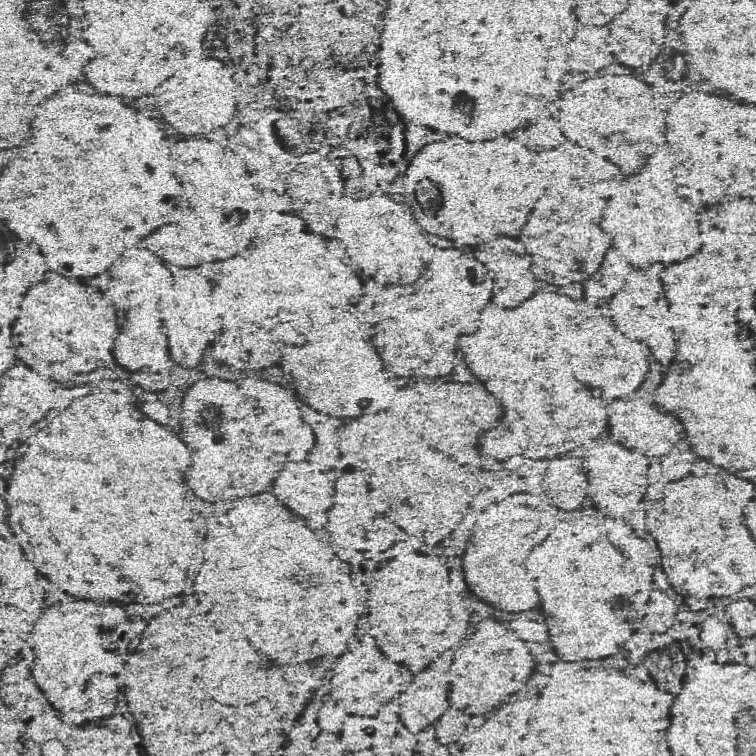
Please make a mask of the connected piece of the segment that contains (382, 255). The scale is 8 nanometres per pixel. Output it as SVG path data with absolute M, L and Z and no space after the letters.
M375 195L367 199L353 199L343 209L337 223L337 237L341 239L345 251L363 269L363 273L379 285L415 281L421 275L421 269L429 265L429 245L423 239L415 239L411 233L417 233L419 237L419 229L413 229L407 209L397 199Z

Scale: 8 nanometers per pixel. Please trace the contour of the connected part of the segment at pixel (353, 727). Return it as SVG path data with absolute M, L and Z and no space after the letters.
M345 717L343 731L341 731L339 739L347 751L369 749L369 745L373 743L371 719L367 719L367 717Z

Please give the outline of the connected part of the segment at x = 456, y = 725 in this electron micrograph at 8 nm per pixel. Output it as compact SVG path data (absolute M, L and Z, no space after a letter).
M451 707L451 709L441 717L441 721L439 721L435 727L437 727L437 731L439 731L439 743L445 745L445 747L449 747L449 745L453 745L453 743L465 733L465 729L467 729L467 725L465 725L465 713L461 713L461 711L457 711L457 709Z

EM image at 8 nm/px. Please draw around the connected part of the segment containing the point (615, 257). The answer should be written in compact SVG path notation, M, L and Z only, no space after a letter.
M609 247L605 251L603 263L595 273L591 273L583 287L585 287L585 301L591 307L601 307L605 305L613 293L623 285L625 277L633 271L633 267L613 249Z

